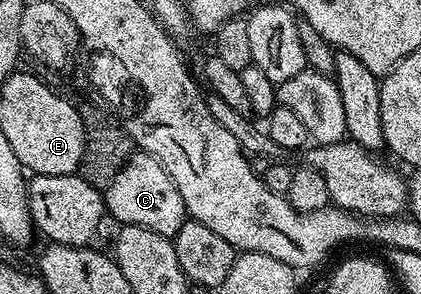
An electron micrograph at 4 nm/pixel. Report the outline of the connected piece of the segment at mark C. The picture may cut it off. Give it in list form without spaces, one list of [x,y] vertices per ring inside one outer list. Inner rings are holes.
[[[142,151],[132,152],[125,167],[117,171],[113,183],[105,190],[105,209],[110,216],[112,213],[119,220],[120,226],[149,227],[149,231],[157,231],[172,239],[181,231],[184,221],[188,220],[181,191],[177,191],[169,171],[161,167],[157,158]]]

